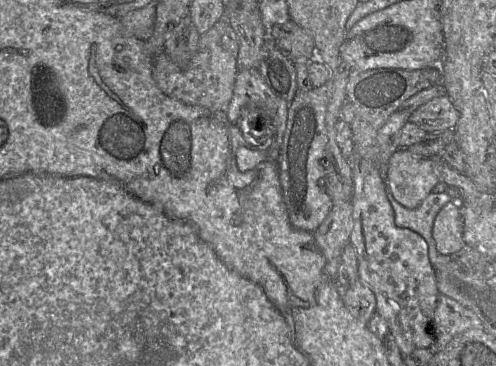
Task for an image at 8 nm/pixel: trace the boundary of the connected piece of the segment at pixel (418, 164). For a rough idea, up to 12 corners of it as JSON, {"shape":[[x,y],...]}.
{"shape":[[398,149],[386,187],[408,209],[440,181],[431,157]]}

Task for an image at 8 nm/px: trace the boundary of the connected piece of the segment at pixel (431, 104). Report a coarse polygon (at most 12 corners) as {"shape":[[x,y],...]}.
{"shape":[[447,94],[408,120],[427,133],[454,129],[458,112]]}

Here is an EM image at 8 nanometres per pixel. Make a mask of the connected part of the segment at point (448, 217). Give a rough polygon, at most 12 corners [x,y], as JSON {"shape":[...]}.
{"shape":[[452,199],[432,229],[437,250],[453,255],[466,244],[461,207]]}

